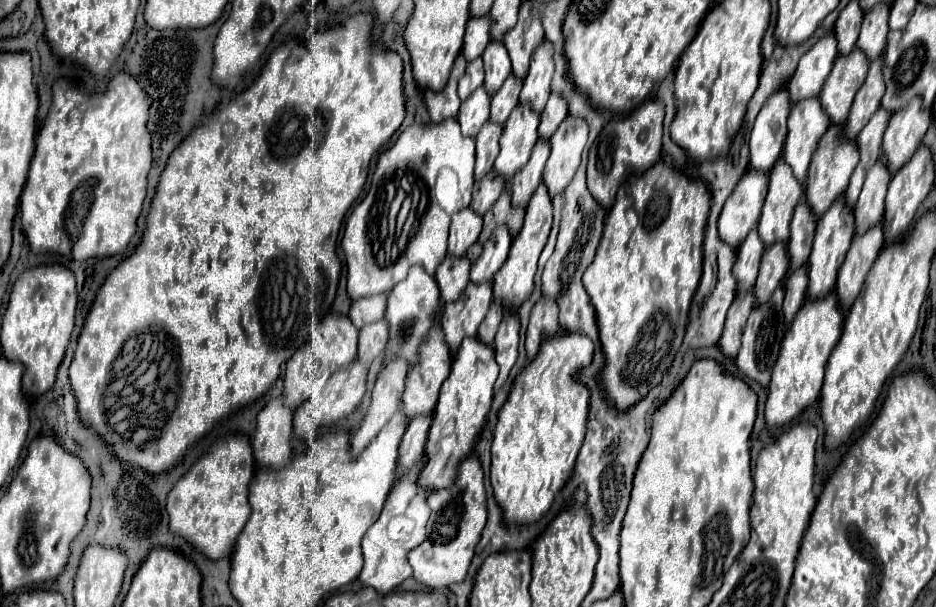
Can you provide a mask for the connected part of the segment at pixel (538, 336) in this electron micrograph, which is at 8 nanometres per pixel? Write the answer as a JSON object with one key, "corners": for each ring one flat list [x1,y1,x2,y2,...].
{"corners":[[541,297,537,305,531,311,529,327,527,327,527,337,525,337,525,349,527,349,527,359,531,361,537,355,537,349,543,339,555,335,559,331,559,305,553,301,553,297]]}

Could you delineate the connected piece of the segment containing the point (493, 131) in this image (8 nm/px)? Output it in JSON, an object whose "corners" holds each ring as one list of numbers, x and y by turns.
{"corners":[[487,121,481,131,475,137,475,179,479,181,487,171,493,169,495,157,499,153,499,137,501,137,501,125,495,125,493,121]]}

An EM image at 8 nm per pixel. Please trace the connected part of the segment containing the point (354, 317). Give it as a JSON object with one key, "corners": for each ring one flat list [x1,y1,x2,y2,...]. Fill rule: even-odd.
{"corners":[[375,295,375,297,367,297,367,299,357,299,351,305,349,311,349,319,353,321,353,325,357,329,375,323,379,319,385,317,385,309,387,309,387,295]]}

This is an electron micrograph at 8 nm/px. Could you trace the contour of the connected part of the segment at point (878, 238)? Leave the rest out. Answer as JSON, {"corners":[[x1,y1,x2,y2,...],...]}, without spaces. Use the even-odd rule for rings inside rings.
{"corners":[[883,221,873,225,873,229,867,229,867,233,863,233,861,237,853,239,847,251,847,257,839,269,839,277,835,285,835,293,843,309,849,309,853,305,883,243,885,243,883,241]]}

